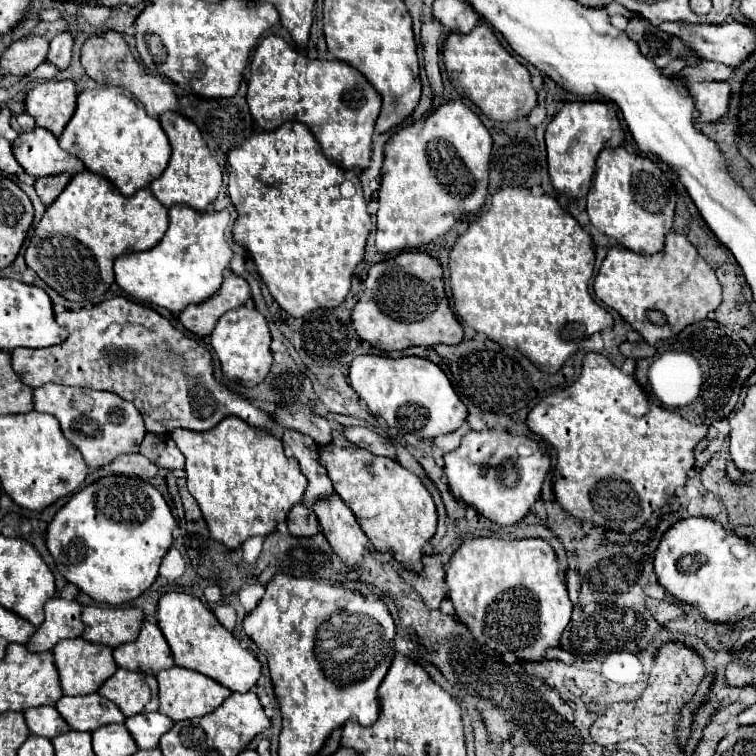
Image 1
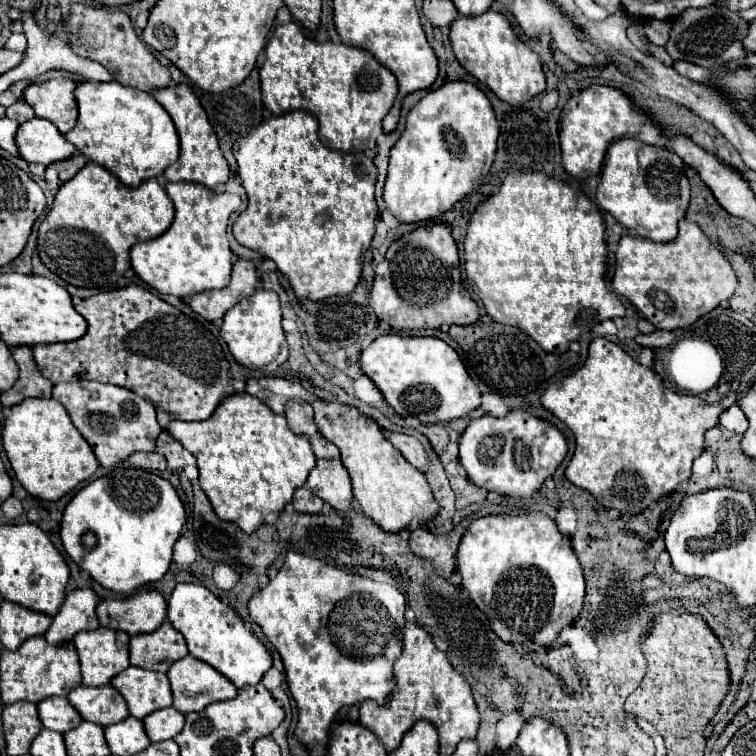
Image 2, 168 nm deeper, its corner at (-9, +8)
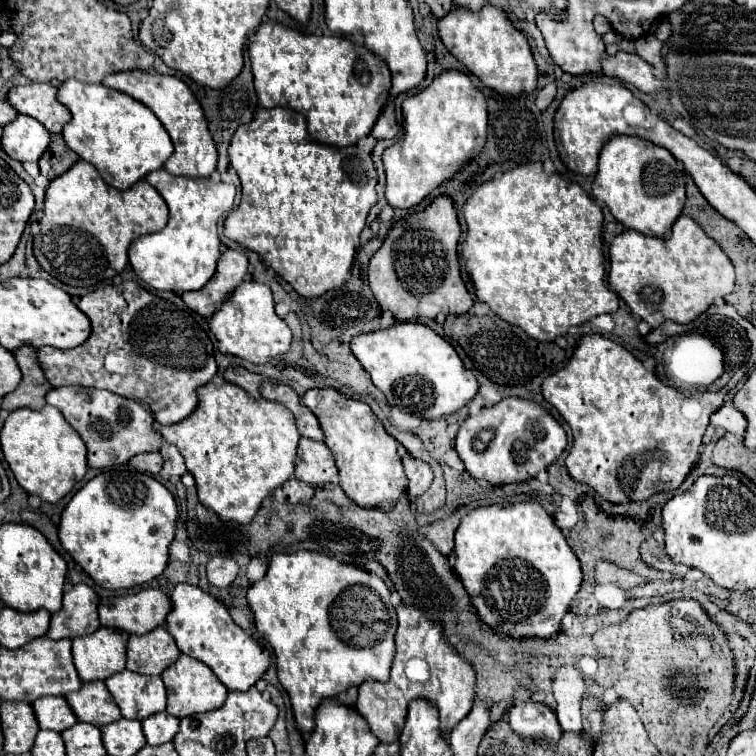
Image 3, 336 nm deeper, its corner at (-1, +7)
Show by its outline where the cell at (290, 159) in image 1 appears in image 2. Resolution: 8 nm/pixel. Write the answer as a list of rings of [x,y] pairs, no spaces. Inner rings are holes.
[[[299,109],[299,111],[289,111],[285,115],[277,115],[271,117],[269,121],[265,121],[263,125],[259,125],[257,129],[253,129],[253,133],[249,133],[247,137],[243,137],[237,147],[235,147],[235,159],[239,163],[239,177],[243,181],[243,187],[249,195],[249,203],[247,209],[237,217],[237,221],[233,223],[233,235],[235,239],[247,247],[253,249],[257,253],[261,253],[263,257],[269,257],[277,263],[279,271],[283,275],[287,275],[289,283],[295,289],[295,295],[299,299],[311,299],[311,301],[321,301],[325,297],[333,297],[333,295],[347,295],[353,293],[359,277],[361,277],[361,261],[363,261],[363,253],[369,249],[369,243],[373,239],[375,233],[375,219],[377,219],[377,203],[375,203],[375,181],[377,181],[377,167],[373,163],[371,157],[367,157],[365,153],[337,153],[333,149],[327,149],[319,137],[317,137],[317,121],[315,117],[311,117],[307,111]]]

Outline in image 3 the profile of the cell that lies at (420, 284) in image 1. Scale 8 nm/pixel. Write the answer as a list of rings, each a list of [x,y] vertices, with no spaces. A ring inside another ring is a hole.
[[[439,196],[427,210],[395,222],[383,246],[369,260],[369,286],[379,306],[389,310],[397,322],[413,322],[419,318],[433,320],[437,314],[467,314],[473,306],[473,298],[459,272],[459,236],[461,228],[449,196]]]

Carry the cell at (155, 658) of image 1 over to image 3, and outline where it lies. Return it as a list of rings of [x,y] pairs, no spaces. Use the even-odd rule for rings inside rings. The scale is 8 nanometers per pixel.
[[[157,626],[145,636],[131,636],[127,644],[127,670],[137,674],[155,676],[161,674],[179,658],[179,648],[175,646],[173,636]]]

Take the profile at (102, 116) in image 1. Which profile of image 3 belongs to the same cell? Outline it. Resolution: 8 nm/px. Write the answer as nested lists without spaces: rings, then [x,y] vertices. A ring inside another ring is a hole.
[[[65,80],[59,86],[57,100],[65,104],[73,116],[71,122],[63,126],[65,144],[75,150],[81,160],[91,162],[101,178],[117,190],[125,190],[153,170],[163,168],[173,154],[171,138],[159,118],[145,104],[125,92],[117,92],[103,84]]]

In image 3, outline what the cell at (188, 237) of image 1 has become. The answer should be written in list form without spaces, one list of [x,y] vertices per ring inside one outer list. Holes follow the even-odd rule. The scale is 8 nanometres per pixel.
[[[163,168],[147,176],[147,182],[159,190],[169,206],[169,222],[161,232],[141,236],[129,246],[129,262],[135,274],[155,290],[169,290],[181,296],[189,290],[201,290],[215,274],[221,256],[217,222],[223,212],[233,208],[235,186],[215,182],[213,178],[171,176]]]

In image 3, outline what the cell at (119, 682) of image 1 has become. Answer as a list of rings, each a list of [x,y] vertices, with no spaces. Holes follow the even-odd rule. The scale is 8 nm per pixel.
[[[117,672],[105,680],[123,718],[141,720],[165,710],[165,686],[161,676],[143,676],[137,672]]]

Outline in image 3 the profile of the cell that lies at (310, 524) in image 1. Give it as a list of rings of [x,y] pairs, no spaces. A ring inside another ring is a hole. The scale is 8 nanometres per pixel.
[[[291,478],[283,484],[283,492],[291,504],[307,504],[313,498],[313,488],[305,486],[301,480]]]

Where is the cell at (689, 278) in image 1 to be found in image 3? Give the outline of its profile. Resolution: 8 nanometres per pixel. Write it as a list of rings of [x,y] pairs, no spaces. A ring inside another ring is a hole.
[[[687,216],[677,218],[673,234],[667,240],[625,230],[611,242],[609,254],[611,290],[619,294],[631,312],[651,328],[661,326],[665,320],[687,324],[703,314],[717,298],[725,298],[733,292],[735,272],[731,260],[717,242],[709,240],[701,226]]]

